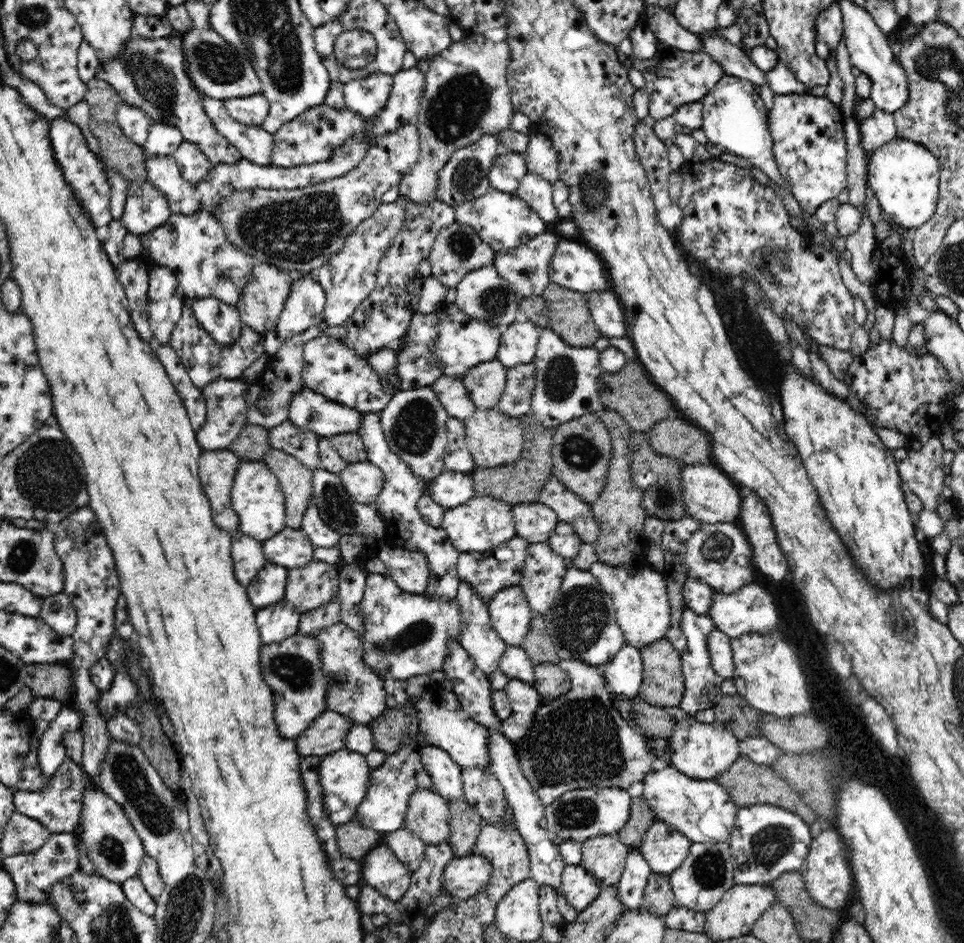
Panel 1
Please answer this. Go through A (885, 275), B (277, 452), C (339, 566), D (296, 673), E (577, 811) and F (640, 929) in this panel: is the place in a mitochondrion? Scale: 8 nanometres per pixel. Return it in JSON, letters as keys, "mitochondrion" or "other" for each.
{"A":"other","B":"other","C":"other","D":"mitochondrion","E":"mitochondrion","F":"other"}

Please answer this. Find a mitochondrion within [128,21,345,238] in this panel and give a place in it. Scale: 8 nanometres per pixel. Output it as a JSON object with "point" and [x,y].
{"point":[217,62]}

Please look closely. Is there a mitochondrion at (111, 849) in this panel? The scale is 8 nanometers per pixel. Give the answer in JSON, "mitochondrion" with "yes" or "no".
{"mitochondrion":"yes"}

